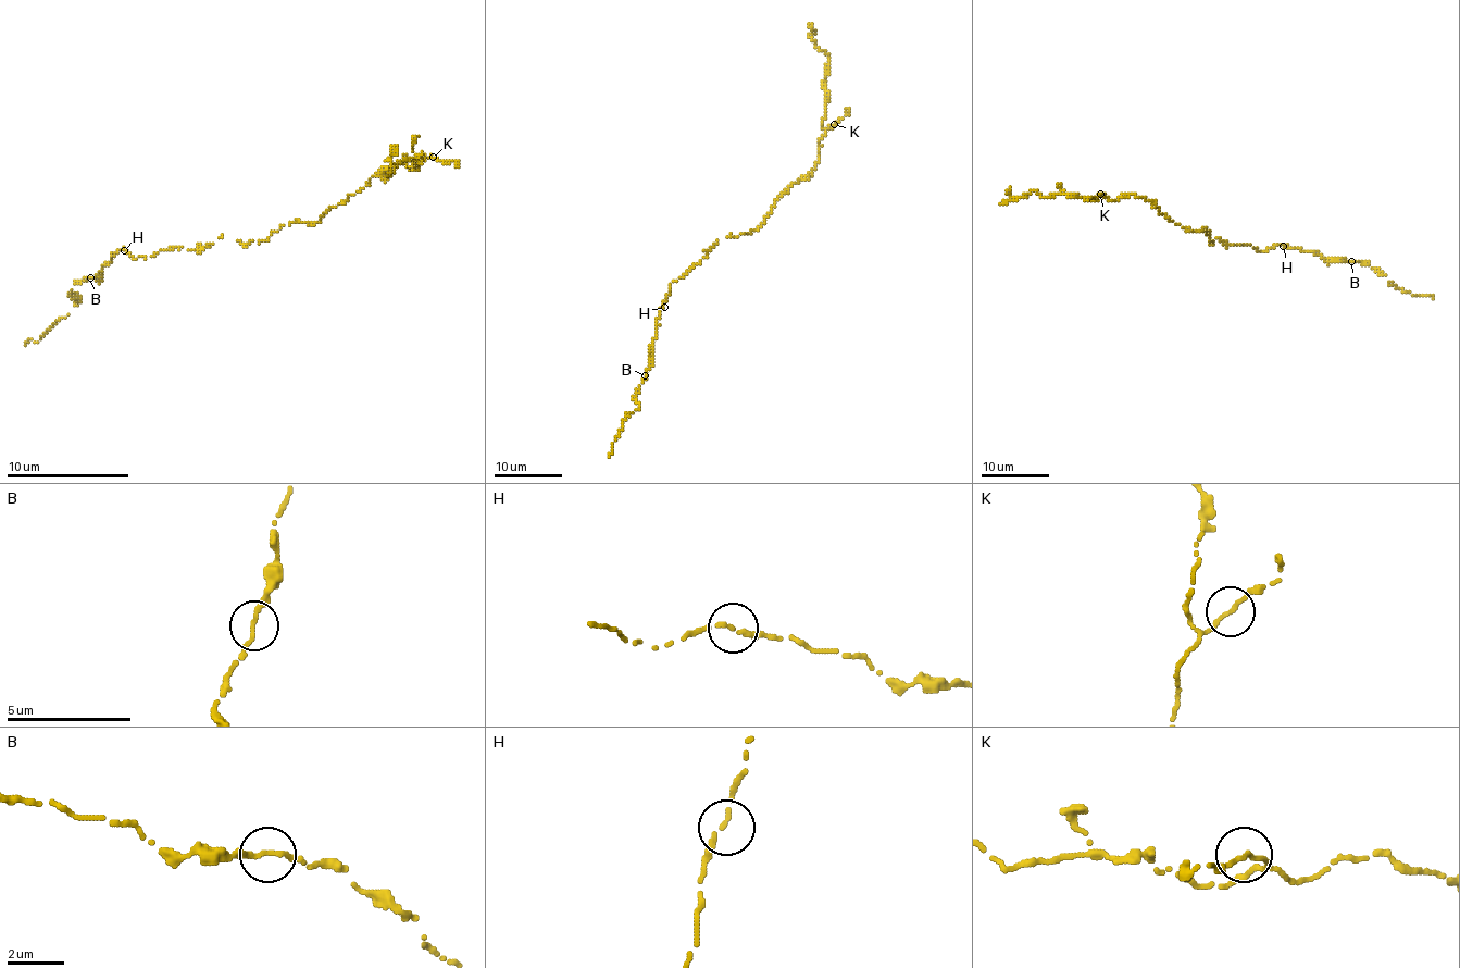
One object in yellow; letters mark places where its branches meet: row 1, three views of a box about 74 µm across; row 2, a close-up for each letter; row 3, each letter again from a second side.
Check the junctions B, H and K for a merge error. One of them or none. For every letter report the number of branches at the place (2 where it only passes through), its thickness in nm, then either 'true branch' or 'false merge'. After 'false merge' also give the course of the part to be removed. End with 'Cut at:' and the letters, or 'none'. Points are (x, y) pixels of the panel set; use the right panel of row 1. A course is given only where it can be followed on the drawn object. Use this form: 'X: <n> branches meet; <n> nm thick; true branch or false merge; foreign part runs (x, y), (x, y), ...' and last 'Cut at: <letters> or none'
B: 2 branches meet; 160 nm thick; true branch
H: 2 branches meet; 170 nm thick; true branch
K: 2 branches meet; 170 nm thick; true branch
Cut at: none

